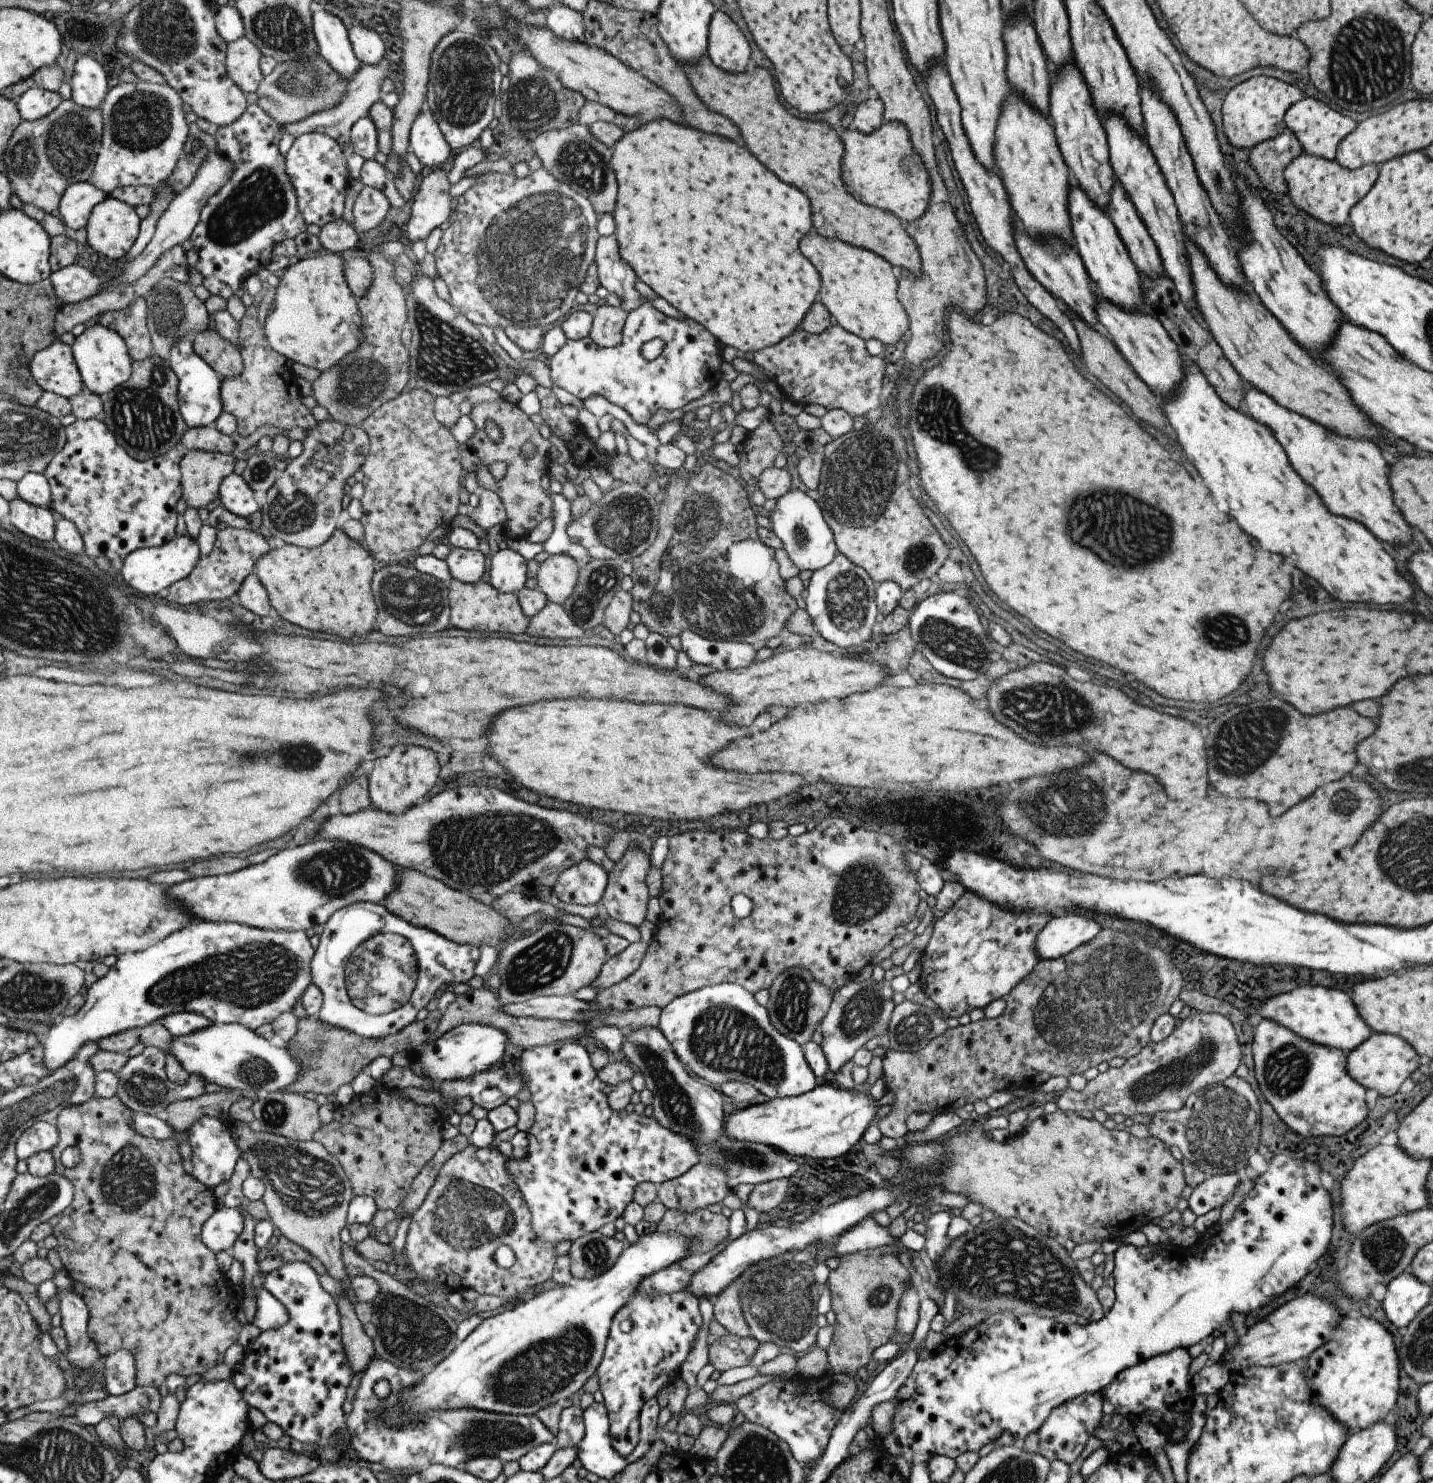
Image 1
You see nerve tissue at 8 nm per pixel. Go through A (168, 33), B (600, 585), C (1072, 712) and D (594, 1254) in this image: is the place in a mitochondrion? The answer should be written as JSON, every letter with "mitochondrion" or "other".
{"A":"mitochondrion","B":"mitochondrion","C":"mitochondrion","D":"mitochondrion"}

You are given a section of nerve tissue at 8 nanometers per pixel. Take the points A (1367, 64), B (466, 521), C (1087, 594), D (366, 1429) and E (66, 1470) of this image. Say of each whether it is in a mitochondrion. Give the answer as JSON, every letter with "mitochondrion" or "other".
{"A":"mitochondrion","B":"other","C":"other","D":"other","E":"mitochondrion"}

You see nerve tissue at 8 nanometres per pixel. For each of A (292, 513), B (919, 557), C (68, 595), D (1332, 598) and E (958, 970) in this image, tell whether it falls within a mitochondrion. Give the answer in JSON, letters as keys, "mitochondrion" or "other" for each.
{"A":"mitochondrion","B":"mitochondrion","C":"mitochondrion","D":"other","E":"other"}

